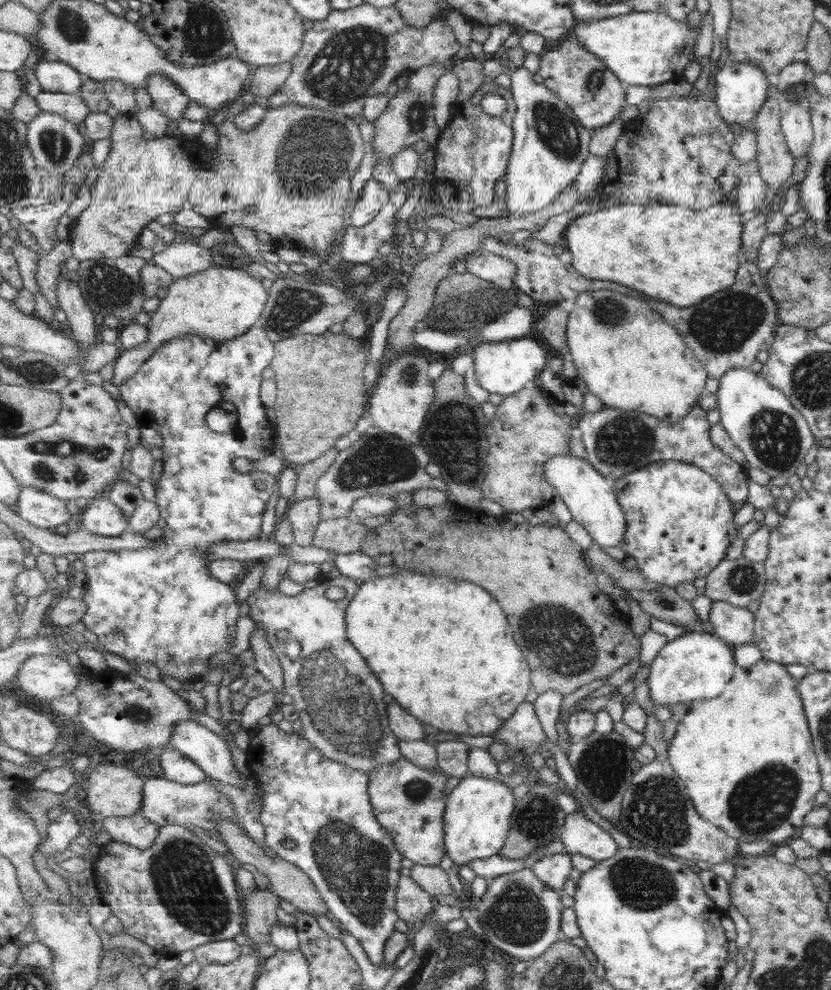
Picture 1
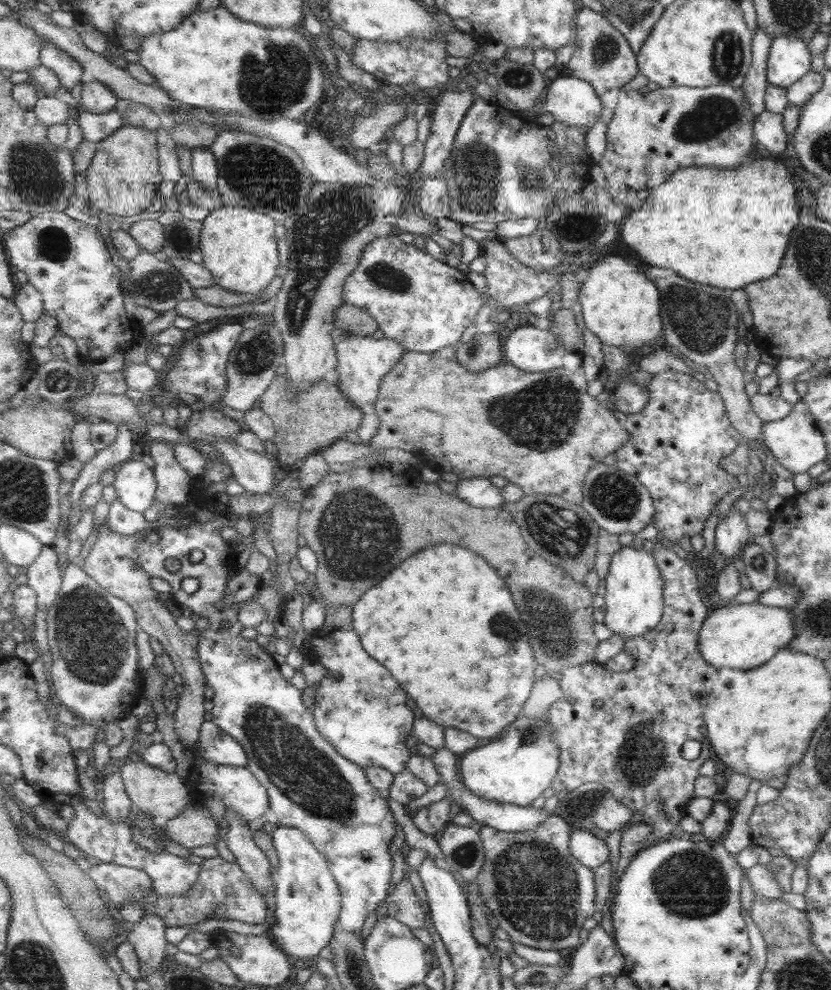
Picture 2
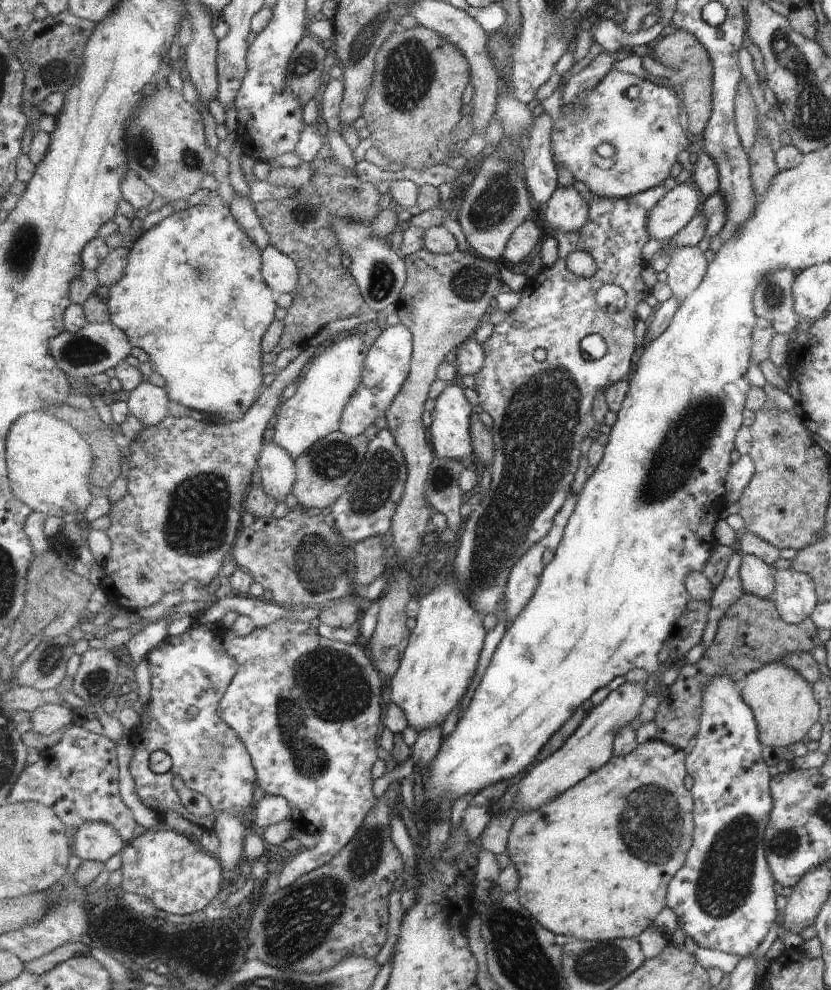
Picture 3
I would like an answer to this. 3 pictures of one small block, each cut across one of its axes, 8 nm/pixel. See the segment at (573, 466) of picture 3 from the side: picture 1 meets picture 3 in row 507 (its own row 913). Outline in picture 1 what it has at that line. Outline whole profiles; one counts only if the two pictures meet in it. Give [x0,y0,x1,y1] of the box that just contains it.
[475,866,566,961]

